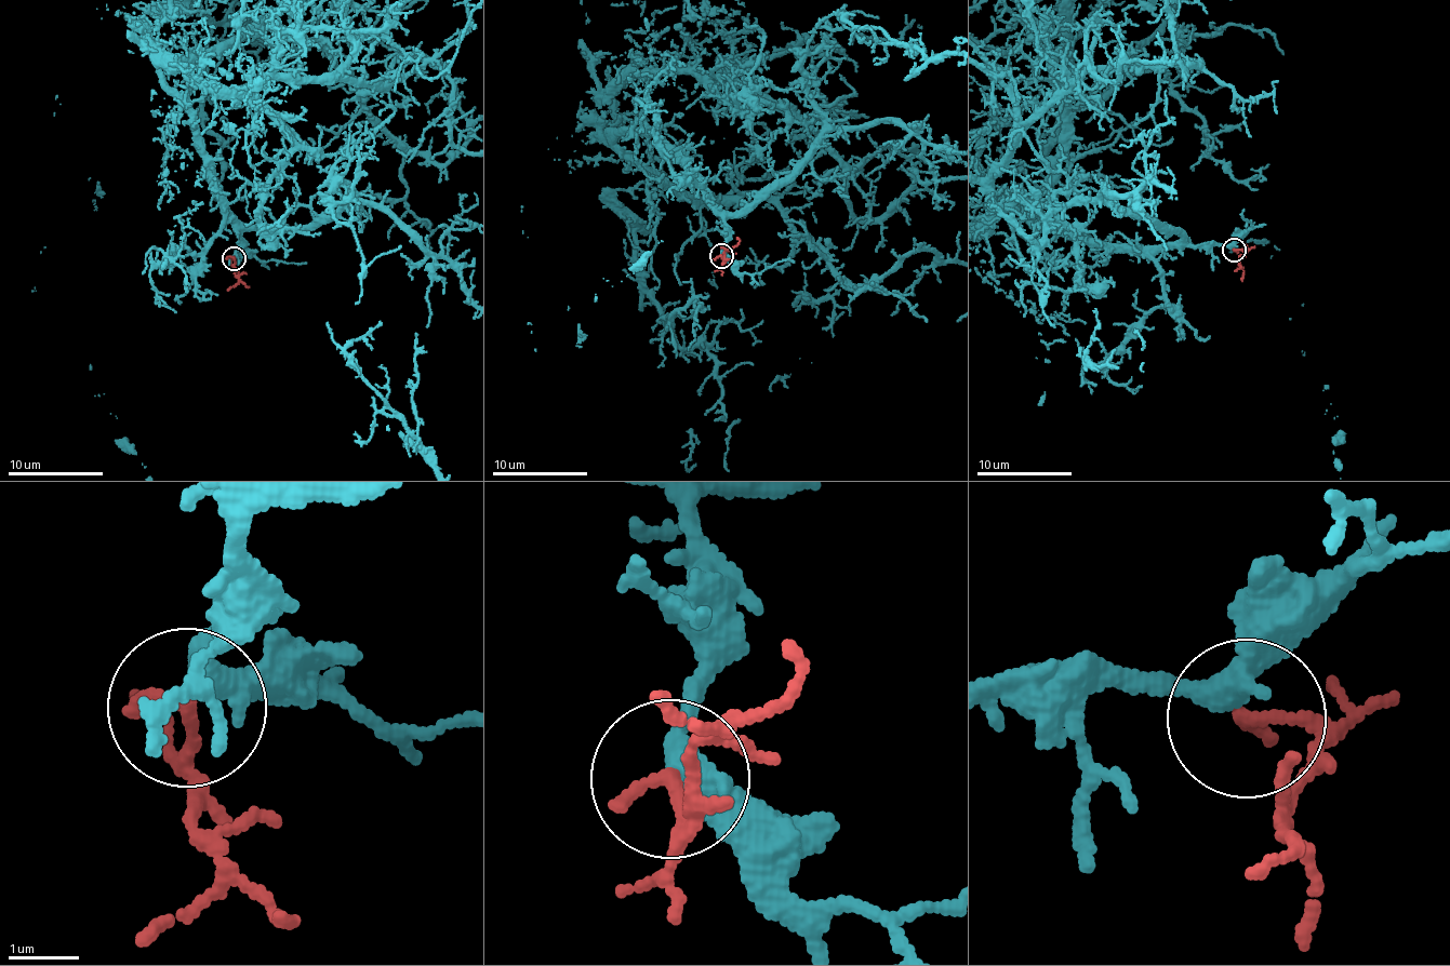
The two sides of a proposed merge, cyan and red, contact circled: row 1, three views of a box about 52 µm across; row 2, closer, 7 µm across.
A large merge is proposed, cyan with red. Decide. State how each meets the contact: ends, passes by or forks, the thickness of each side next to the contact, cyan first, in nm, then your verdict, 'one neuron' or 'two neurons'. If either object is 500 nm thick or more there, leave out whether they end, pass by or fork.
cyan passes by; red ends; calibres 380 and 240 nm; one neuron

